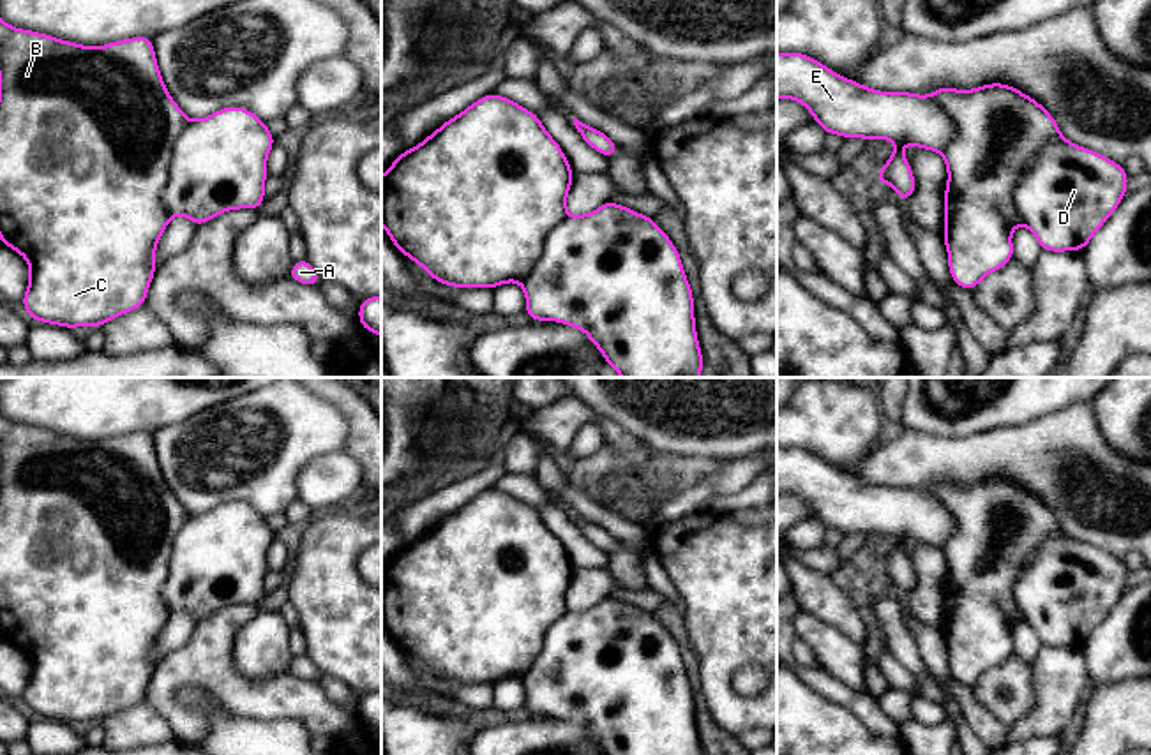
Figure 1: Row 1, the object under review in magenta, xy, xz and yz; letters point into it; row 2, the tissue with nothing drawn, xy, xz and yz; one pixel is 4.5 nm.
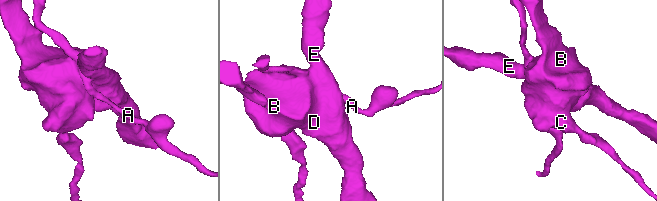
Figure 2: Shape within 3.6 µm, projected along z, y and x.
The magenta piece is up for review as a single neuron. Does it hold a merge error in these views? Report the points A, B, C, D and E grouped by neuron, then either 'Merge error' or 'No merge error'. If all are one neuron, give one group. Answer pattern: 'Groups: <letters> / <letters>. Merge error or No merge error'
Groups: A B C / D E. Merge error

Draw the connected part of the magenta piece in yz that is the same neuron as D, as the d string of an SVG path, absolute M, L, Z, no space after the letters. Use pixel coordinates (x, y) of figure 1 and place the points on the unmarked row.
M1066 533L1047 536L1013 586L1042 646L1084 646L1128 589L1125 563Z

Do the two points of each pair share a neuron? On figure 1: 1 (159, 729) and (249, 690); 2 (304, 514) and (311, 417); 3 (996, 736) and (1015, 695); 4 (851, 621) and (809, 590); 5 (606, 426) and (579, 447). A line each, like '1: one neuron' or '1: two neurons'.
1: two neurons
2: two neurons
3: two neurons
4: one neuron
5: two neurons

